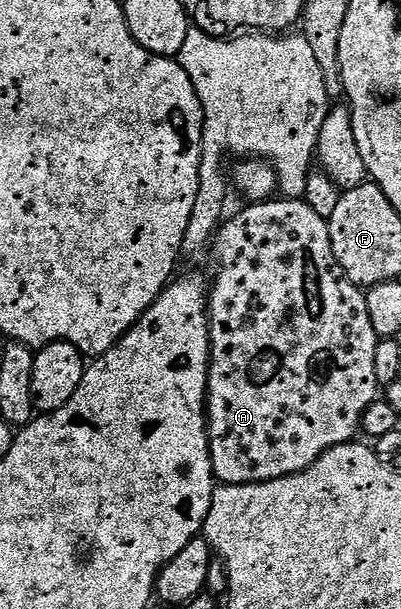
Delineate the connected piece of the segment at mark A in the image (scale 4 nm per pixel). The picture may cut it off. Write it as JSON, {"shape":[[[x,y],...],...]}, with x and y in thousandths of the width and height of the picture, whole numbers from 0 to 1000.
{"shape":[[[676,327],[611,338],[586,356],[566,355],[544,371],[529,391],[529,415],[544,427],[544,450],[519,475],[519,506],[524,509],[524,614],[514,631],[514,695],[524,706],[524,745],[536,785],[556,796],[616,796],[738,780],[798,747],[828,734],[875,729],[883,716],[895,716],[908,688],[908,675],[930,658],[945,657],[948,634],[938,622],[938,570],[945,553],[928,522],[918,517],[910,479],[880,468],[868,452],[848,438],[828,412],[823,371],[771,338],[761,327]]]}

